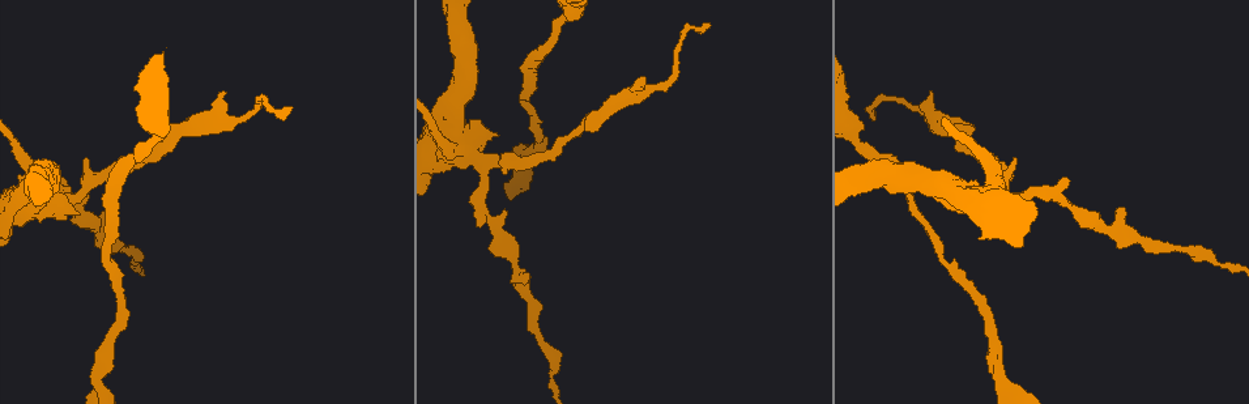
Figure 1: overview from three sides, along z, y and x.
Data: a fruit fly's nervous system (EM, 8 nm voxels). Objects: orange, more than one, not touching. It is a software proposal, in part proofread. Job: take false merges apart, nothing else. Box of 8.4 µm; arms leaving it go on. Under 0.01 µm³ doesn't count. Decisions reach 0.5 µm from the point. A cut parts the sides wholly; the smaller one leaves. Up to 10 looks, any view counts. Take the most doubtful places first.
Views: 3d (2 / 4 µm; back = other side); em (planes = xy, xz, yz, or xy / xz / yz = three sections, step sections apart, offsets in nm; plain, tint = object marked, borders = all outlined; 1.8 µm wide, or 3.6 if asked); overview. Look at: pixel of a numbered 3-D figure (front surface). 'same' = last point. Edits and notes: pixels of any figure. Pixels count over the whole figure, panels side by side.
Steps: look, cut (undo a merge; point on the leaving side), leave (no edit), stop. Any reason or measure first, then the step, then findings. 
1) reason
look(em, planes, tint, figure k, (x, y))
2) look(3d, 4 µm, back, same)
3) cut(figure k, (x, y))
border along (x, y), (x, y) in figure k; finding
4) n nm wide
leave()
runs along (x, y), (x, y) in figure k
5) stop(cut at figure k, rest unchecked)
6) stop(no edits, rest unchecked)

calibre changes
look(em, xz, step 16, tint, figure 1, (253, 114))

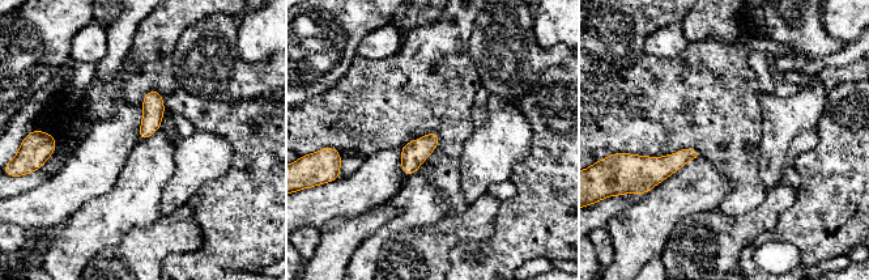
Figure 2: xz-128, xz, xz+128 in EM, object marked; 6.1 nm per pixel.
leave()
all the same neuron

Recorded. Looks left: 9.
calibre changes
look(em, 3.6 µm, planes, borders, figure 1, (463, 151))

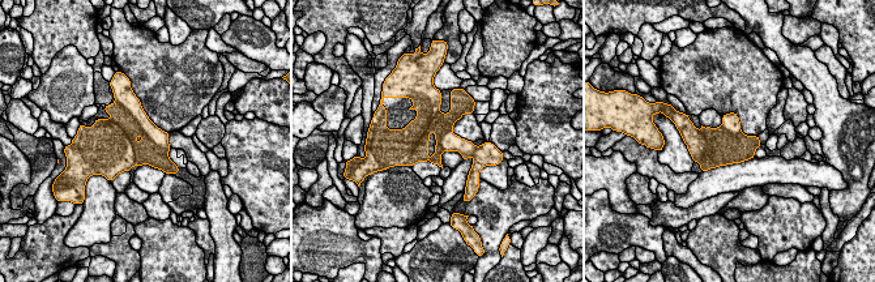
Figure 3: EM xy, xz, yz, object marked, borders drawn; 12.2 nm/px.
480 nm wide
cut(figure 3, (131, 107))
two neurons meet here

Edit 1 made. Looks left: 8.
look(overview)

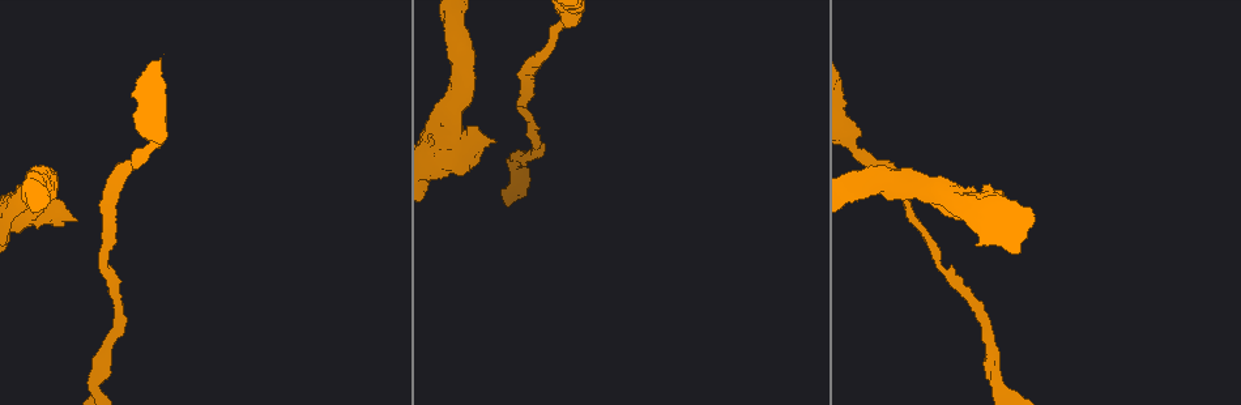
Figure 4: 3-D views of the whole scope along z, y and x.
thick turns thin
look(em, planes, tint, figure 4, (145, 151))

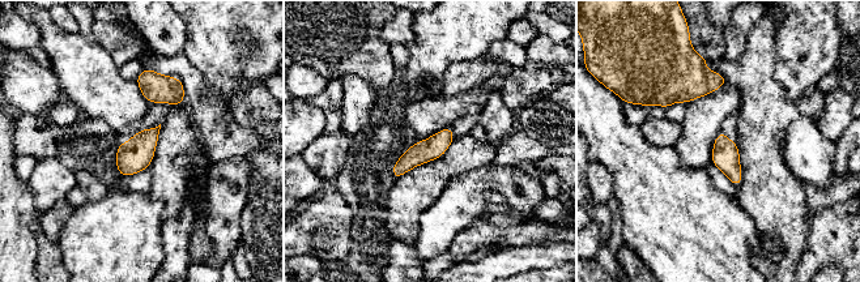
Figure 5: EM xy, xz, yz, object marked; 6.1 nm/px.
leave()
continuous, no second neuron

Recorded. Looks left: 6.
stop(cut at figure 3, rest unchecked)

